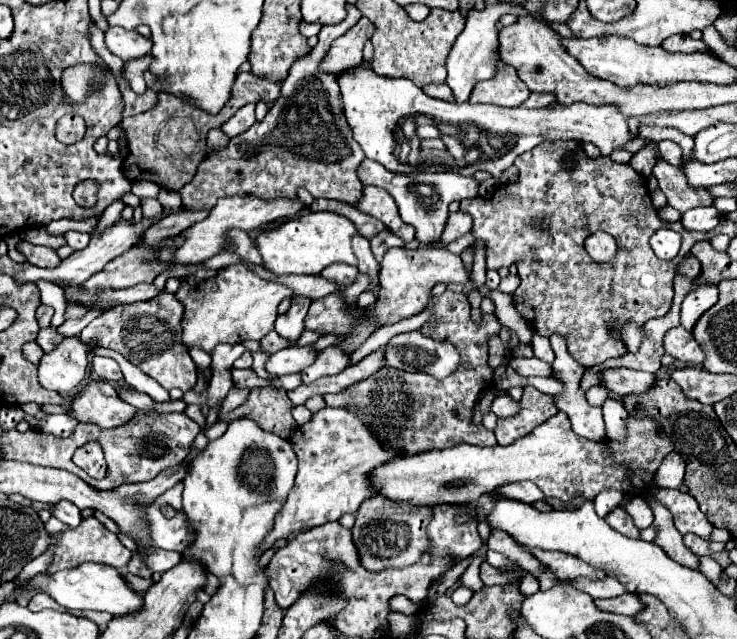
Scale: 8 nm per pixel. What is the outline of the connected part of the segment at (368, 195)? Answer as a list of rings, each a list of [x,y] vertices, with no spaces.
[[[364,190],[362,200],[358,208],[386,224],[390,232],[400,236],[404,242],[414,240],[414,228],[408,224],[402,224],[402,218],[398,214],[398,206],[394,204],[392,196],[386,190]]]

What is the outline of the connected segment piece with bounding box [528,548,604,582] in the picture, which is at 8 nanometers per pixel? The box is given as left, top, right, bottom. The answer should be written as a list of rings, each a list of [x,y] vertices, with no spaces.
[[[528,548],[540,562],[548,564],[550,570],[564,582],[572,582],[578,578],[588,578],[588,580],[602,580],[604,572],[596,570],[590,564],[584,564],[582,560],[564,554],[564,552],[544,552],[544,550],[532,550]]]

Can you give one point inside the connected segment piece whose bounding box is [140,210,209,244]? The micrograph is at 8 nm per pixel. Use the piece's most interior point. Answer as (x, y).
(174, 224)

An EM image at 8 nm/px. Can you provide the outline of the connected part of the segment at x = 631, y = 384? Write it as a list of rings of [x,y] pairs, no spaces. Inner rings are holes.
[[[614,368],[614,370],[604,370],[602,380],[604,380],[606,388],[610,388],[612,392],[616,392],[620,396],[628,396],[628,394],[648,392],[656,382],[656,374],[636,372],[636,370],[628,370],[628,368]]]

